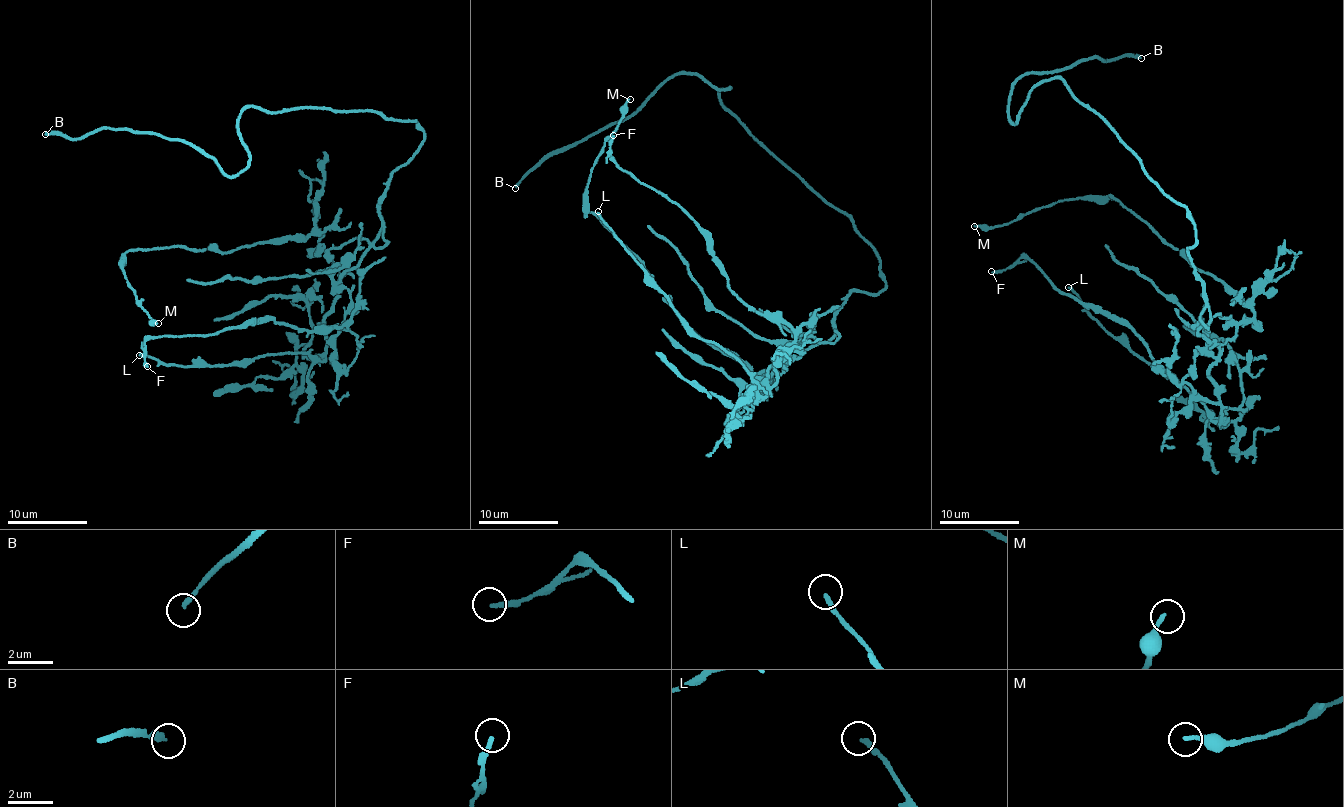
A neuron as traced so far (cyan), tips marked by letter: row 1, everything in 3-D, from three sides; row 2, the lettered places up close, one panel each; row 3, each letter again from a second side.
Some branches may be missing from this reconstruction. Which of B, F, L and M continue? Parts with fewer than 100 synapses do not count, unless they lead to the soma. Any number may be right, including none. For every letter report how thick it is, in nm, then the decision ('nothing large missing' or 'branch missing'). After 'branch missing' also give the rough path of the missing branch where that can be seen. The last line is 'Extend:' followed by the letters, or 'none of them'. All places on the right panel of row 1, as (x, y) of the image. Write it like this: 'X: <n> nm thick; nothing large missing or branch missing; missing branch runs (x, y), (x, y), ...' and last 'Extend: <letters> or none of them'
B: 240 nm thick; branch missing; missing branch runs (1141, 58), (1155, 51), (1167, 51), (1181, 32), (1180, 21), (1188, 24)
F: 200 nm thick; nothing large missing
L: 200 nm thick; nothing large missing
M: 160 nm thick; nothing large missing
Extend: B

